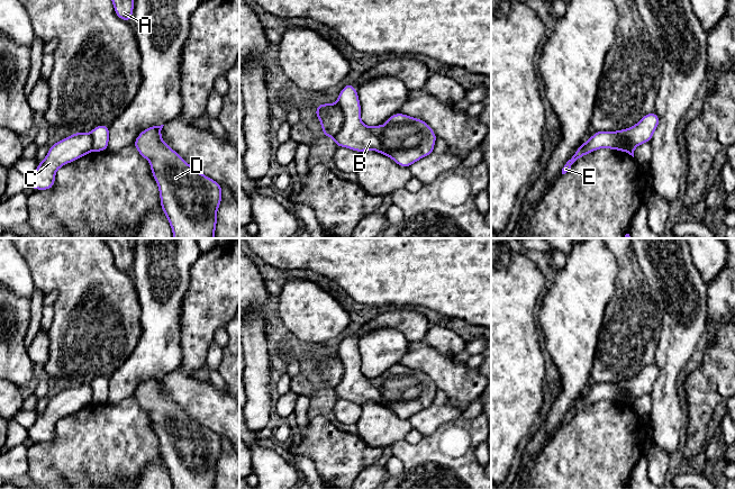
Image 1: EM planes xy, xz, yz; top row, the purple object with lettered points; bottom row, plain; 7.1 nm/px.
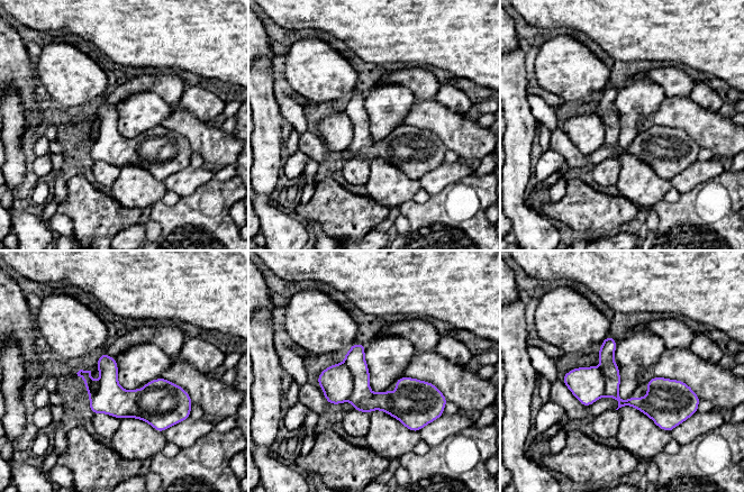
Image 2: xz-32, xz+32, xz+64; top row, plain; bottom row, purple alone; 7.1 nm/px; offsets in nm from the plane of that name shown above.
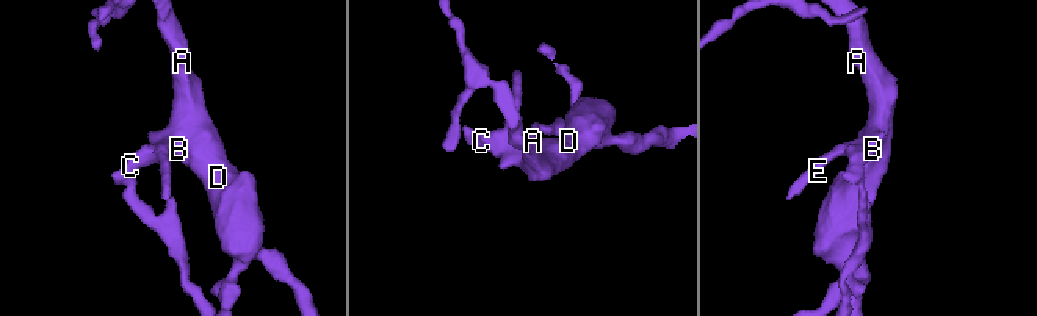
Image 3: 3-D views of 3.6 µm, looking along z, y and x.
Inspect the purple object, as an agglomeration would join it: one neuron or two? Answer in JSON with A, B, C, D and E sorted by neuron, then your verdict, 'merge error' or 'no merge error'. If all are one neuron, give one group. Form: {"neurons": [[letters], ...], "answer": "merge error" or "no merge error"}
{"neurons": [["A", "B", "D", "E"], ["C"]], "answer": "merge error"}

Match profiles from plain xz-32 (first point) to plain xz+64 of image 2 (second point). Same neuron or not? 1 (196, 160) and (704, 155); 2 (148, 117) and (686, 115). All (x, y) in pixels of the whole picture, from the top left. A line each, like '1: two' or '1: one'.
1: one
2: two

